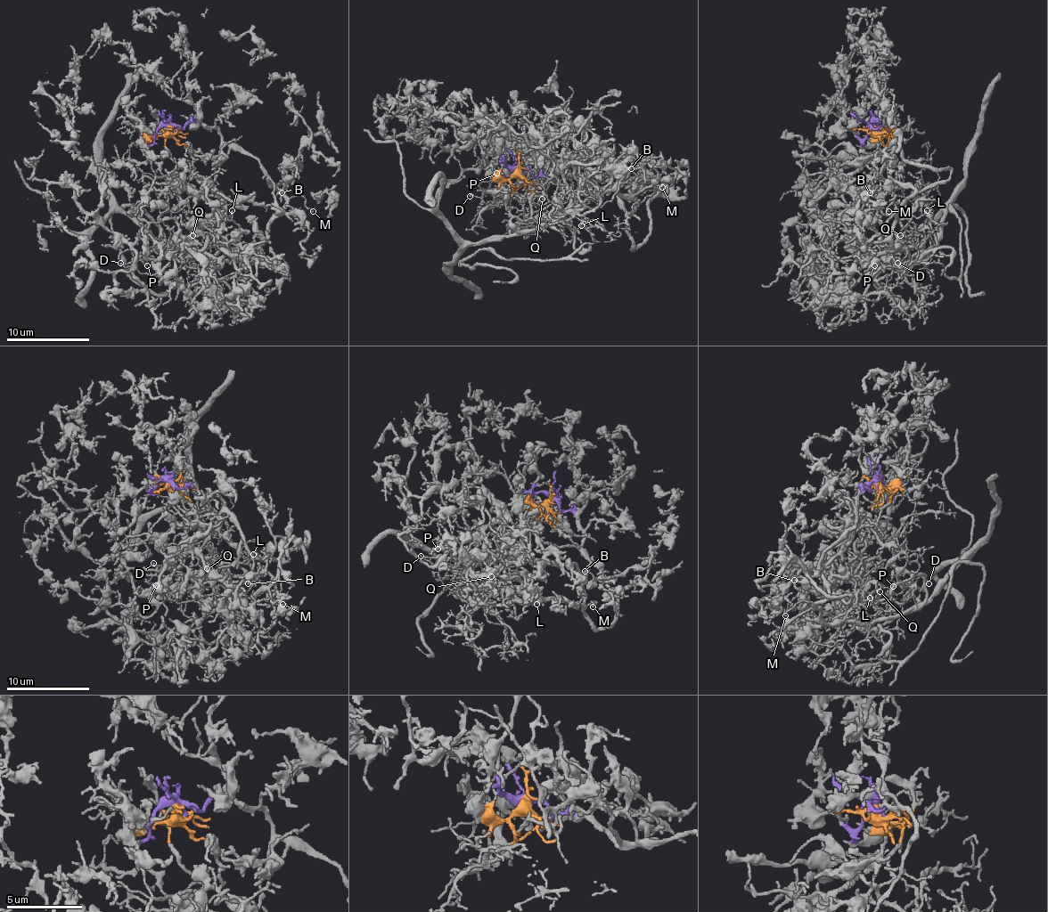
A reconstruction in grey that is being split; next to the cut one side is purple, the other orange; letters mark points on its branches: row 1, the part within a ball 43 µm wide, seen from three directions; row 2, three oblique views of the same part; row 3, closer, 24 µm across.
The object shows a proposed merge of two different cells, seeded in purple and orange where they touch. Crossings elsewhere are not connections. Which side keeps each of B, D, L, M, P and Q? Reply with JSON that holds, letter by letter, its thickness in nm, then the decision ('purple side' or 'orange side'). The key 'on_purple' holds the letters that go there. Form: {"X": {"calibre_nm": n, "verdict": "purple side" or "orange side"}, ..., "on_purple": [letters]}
{"B": {"calibre_nm": 130, "verdict": "purple side"}, "D": {"calibre_nm": 120, "verdict": "orange side"}, "L": {"calibre_nm": 140, "verdict": "orange side"}, "M": {"calibre_nm": 80, "verdict": "purple side"}, "P": {"calibre_nm": 100, "verdict": "orange side"}, "Q": {"calibre_nm": 150, "verdict": "orange side"}, "on_purple": ["B", "M"]}

